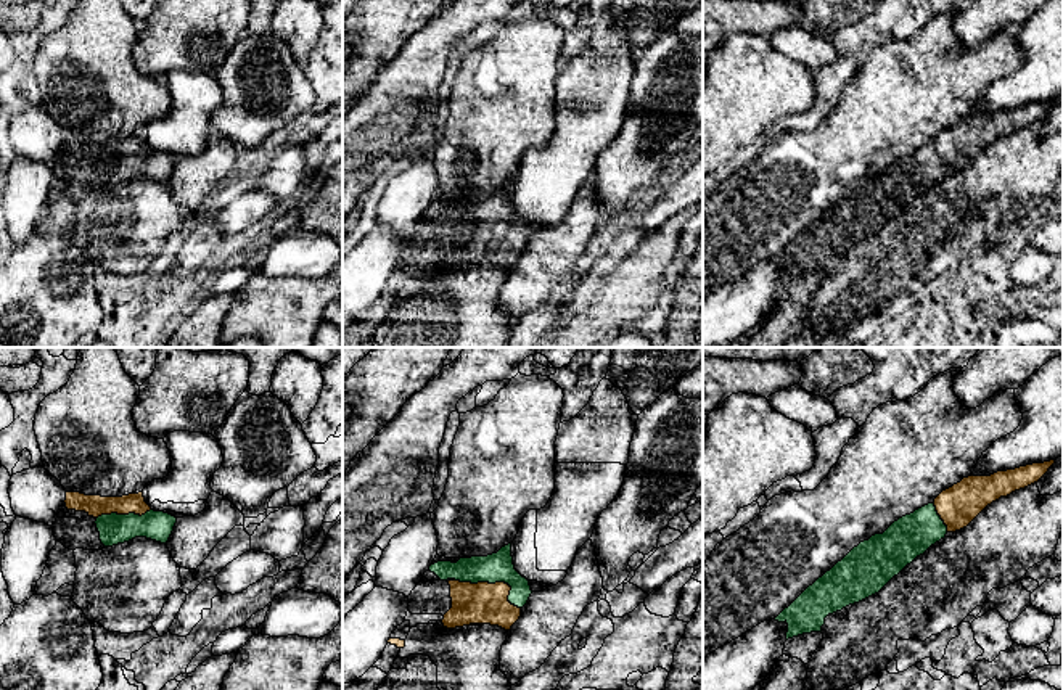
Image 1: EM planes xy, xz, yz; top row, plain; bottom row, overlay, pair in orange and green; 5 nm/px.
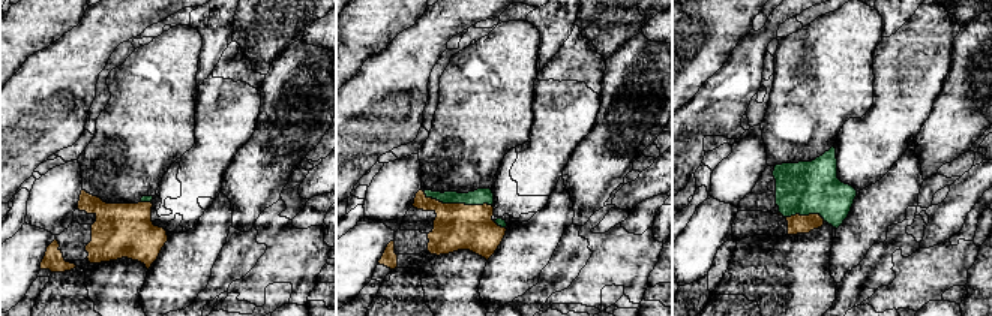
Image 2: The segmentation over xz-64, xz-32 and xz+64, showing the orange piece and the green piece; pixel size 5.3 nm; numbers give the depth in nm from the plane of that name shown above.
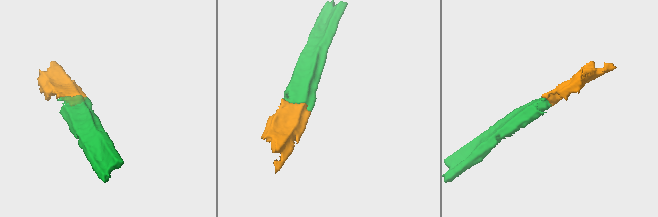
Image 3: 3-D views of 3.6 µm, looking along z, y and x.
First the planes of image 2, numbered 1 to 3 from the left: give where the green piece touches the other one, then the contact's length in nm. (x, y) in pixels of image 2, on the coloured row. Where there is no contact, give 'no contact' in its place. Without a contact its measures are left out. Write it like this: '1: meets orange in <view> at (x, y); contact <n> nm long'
1: meets orange in xz-64 at (146, 202); contact 60 nm long
2: meets orange in xz-32 at (458, 204); contact 380 nm long
3: meets orange in xz+64 at (805, 216); contact 220 nm long

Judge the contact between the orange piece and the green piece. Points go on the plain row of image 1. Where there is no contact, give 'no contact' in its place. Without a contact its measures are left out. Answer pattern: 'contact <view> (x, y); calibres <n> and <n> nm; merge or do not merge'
contact xz (496, 222); calibres 200 and 150 nm; merge

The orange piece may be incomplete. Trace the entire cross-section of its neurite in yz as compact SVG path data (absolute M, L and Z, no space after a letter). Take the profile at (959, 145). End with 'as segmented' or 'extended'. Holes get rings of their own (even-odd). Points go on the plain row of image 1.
M1055 100L991 116L968 116L942 130L933 143L894 161L883 174L854 187L809 225L775 261L786 262L786 280L822 272L825 257L878 233L931 185L967 167L987 145L1037 122Z; extended

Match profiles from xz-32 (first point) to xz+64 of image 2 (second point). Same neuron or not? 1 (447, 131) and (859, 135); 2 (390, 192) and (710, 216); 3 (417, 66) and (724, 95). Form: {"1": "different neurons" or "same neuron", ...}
{"1": "different neurons", "2": "different neurons", "3": "same neuron"}

